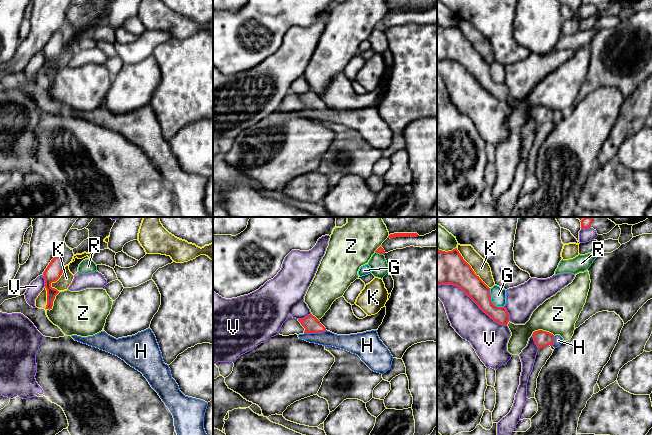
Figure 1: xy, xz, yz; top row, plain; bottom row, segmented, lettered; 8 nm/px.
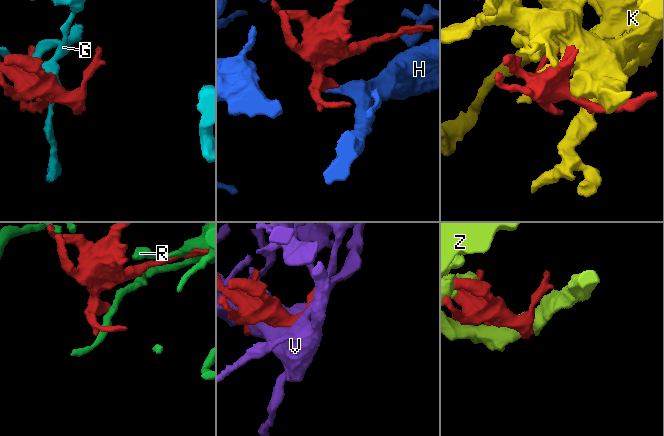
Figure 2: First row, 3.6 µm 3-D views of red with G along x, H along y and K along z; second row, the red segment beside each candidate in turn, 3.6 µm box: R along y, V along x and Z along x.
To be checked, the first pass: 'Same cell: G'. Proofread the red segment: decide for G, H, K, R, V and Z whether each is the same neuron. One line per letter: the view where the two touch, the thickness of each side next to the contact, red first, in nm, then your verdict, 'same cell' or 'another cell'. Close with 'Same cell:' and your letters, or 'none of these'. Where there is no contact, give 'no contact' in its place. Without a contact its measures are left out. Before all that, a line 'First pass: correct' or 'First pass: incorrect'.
First pass: incorrect
G: yz | 170/130 nm | another cell
H: xz | 130/120 nm | same cell
K: yz | 260/130 nm | another cell
R: xz | 60/140 nm | another cell
V: yz | 220/280 nm | another cell
Z: yz | 130/300 nm | another cell
Same cell: H

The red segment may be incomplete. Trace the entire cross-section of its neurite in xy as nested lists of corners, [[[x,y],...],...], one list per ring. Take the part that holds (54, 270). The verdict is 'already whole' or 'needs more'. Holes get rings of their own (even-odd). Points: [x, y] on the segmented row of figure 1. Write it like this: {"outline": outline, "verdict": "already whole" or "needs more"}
{"outline": [[[56,255],[43,272],[45,279],[45,288],[47,290],[47,305],[45,309],[52,309],[53,301],[59,291],[55,288],[52,288],[51,283],[56,282],[60,278],[63,273],[63,270],[63,259],[61,255]]], "verdict": "already whole"}

